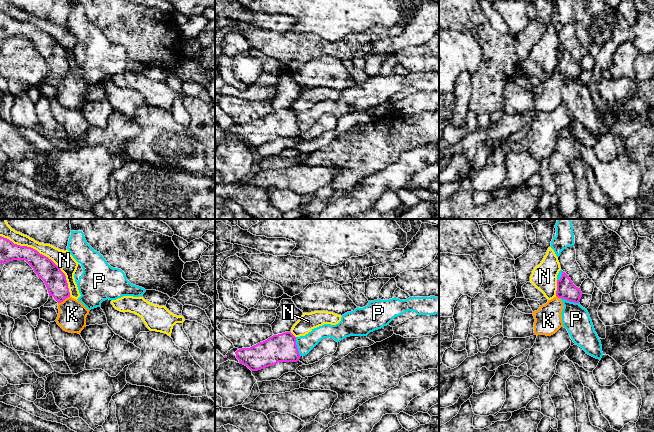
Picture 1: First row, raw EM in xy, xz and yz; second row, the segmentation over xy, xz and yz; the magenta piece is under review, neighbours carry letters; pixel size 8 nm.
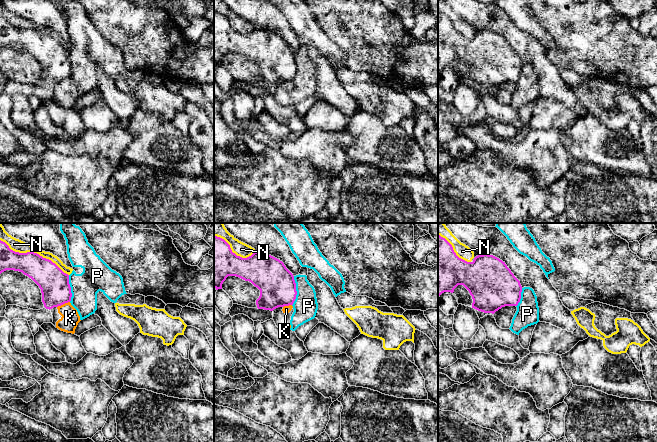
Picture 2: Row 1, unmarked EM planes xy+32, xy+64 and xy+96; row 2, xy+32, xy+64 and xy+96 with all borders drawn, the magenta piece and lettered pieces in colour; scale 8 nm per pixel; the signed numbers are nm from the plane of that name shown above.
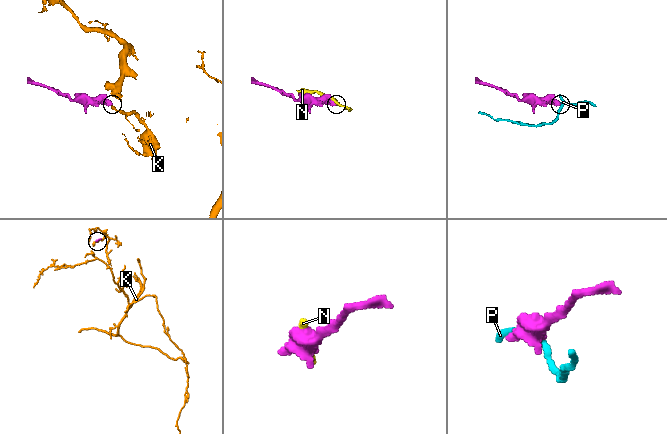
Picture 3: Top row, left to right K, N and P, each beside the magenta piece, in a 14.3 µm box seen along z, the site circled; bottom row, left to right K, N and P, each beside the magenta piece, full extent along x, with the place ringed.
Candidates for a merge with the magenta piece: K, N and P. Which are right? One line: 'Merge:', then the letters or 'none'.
Merge: none

